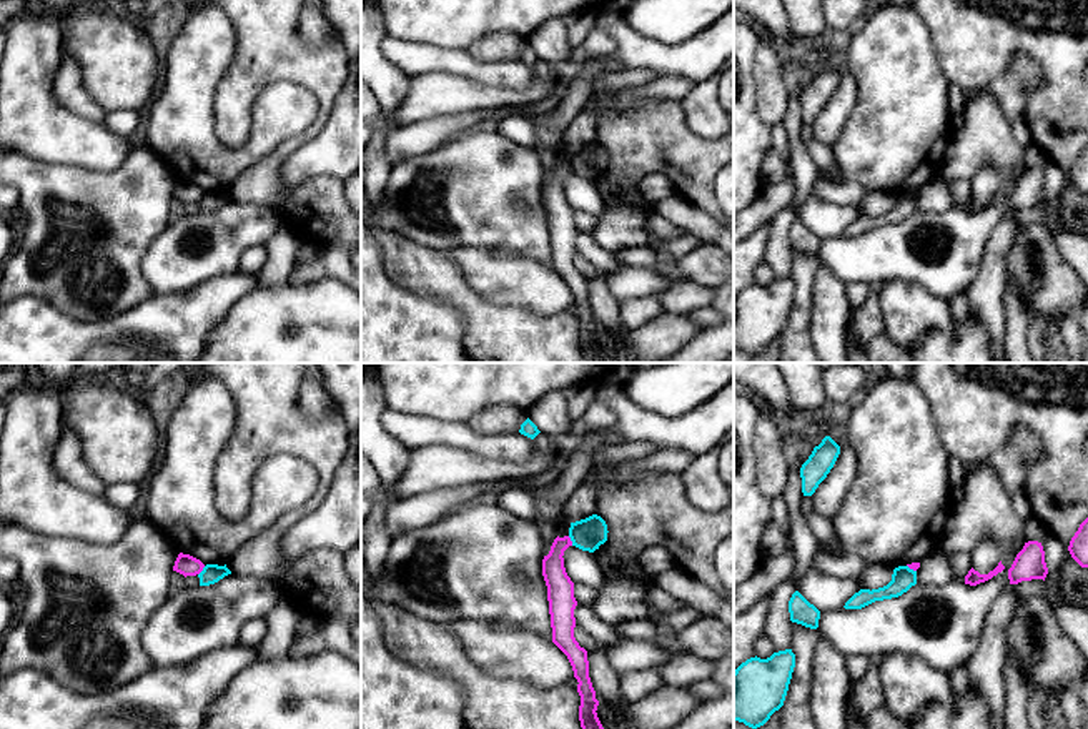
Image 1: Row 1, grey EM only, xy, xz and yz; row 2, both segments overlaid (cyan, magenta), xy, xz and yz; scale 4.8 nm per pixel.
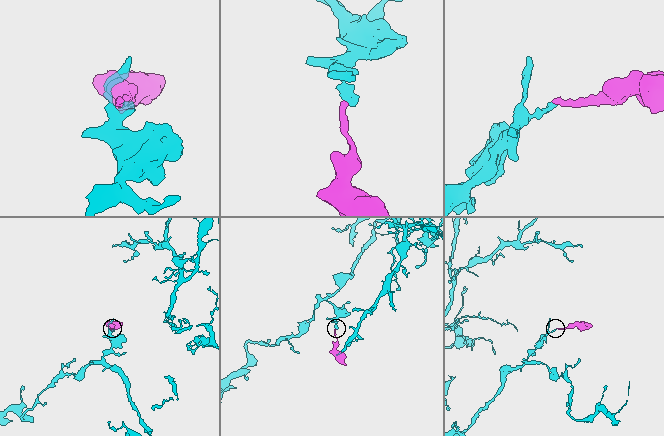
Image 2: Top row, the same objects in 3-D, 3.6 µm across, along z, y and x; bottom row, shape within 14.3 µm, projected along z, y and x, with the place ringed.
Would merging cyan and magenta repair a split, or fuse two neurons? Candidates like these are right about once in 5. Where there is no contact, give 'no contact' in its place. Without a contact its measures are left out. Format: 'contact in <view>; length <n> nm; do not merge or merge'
contact in xz; length 50 nm; do not merge

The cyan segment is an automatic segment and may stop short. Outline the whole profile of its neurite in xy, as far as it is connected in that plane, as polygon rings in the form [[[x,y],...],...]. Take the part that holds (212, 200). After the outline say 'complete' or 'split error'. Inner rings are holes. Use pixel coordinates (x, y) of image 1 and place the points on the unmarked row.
[[[206,191],[203,198],[198,201],[200,213],[210,213],[231,201],[231,198],[225,193]]] | complete

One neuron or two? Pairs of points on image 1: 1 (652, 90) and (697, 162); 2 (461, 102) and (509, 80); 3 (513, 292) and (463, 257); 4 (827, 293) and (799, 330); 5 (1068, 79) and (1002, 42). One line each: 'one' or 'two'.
1: two
2: two
3: one
4: two
5: one

